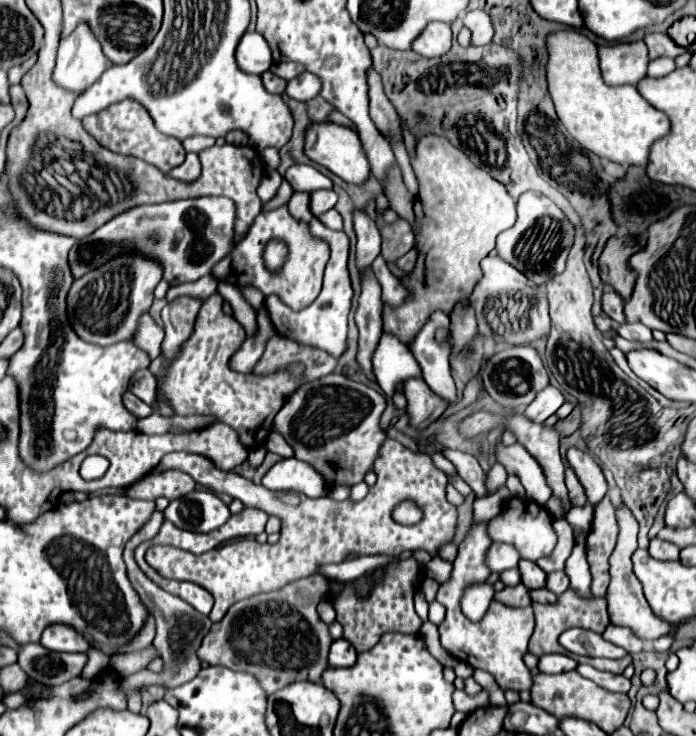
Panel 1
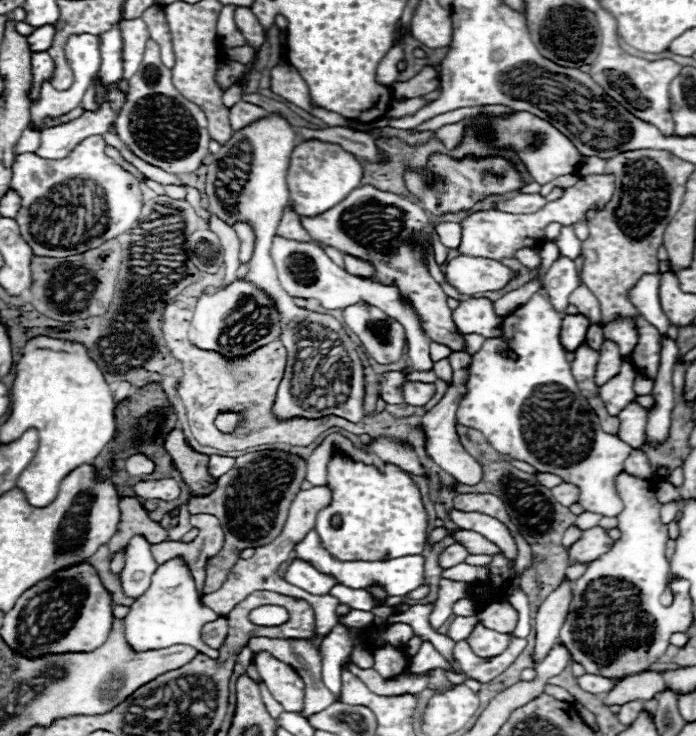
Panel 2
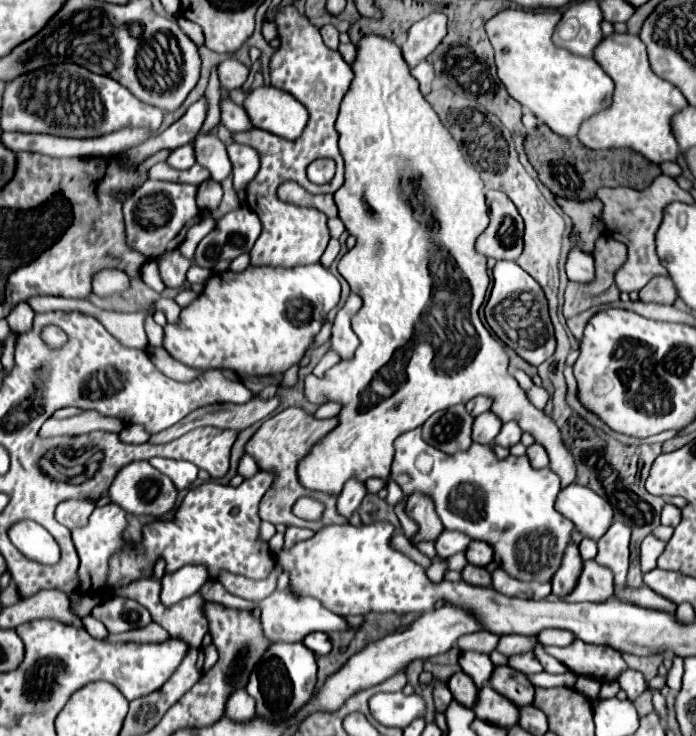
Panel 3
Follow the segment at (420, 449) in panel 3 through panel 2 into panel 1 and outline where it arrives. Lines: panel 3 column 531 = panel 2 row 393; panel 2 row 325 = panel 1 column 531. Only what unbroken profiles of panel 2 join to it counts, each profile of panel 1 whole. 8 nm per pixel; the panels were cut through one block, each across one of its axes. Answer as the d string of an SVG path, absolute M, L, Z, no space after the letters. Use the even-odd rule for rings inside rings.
M512 498L506 502L502 512L490 520L490 538L494 542L512 544L514 548L518 548L522 558L532 560L532 562L536 562L538 558L550 556L558 542L558 536L552 526L552 518L548 514L548 510L526 498Z

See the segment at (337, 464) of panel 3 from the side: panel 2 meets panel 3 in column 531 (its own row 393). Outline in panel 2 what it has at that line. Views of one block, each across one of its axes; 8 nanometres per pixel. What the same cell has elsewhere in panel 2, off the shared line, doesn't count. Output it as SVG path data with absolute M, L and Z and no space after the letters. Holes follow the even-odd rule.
M404 382L402 386L404 402L410 406L424 406L434 396L434 384L422 382Z

